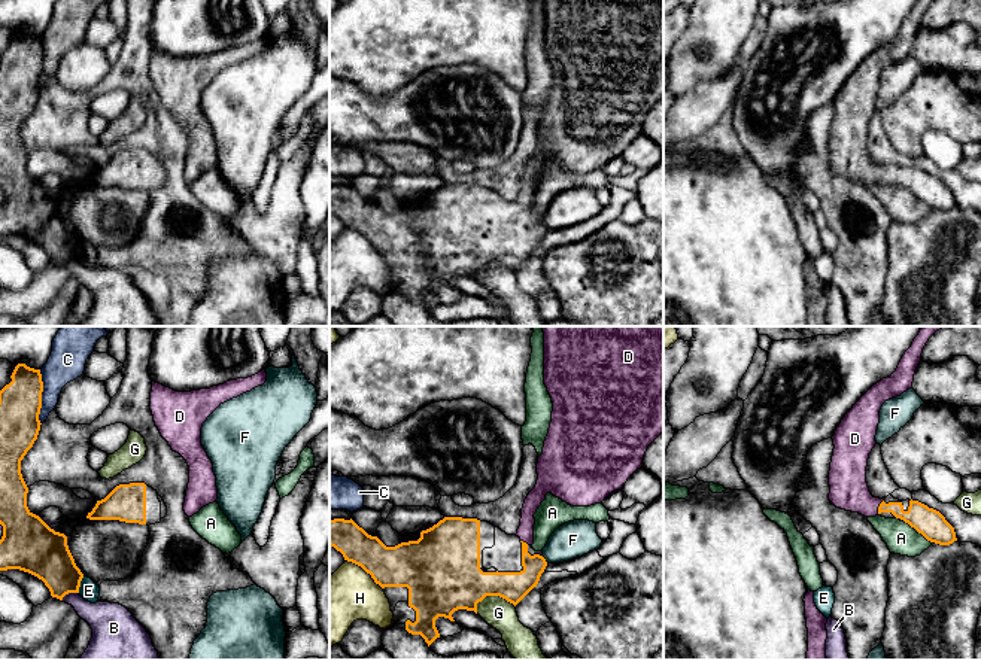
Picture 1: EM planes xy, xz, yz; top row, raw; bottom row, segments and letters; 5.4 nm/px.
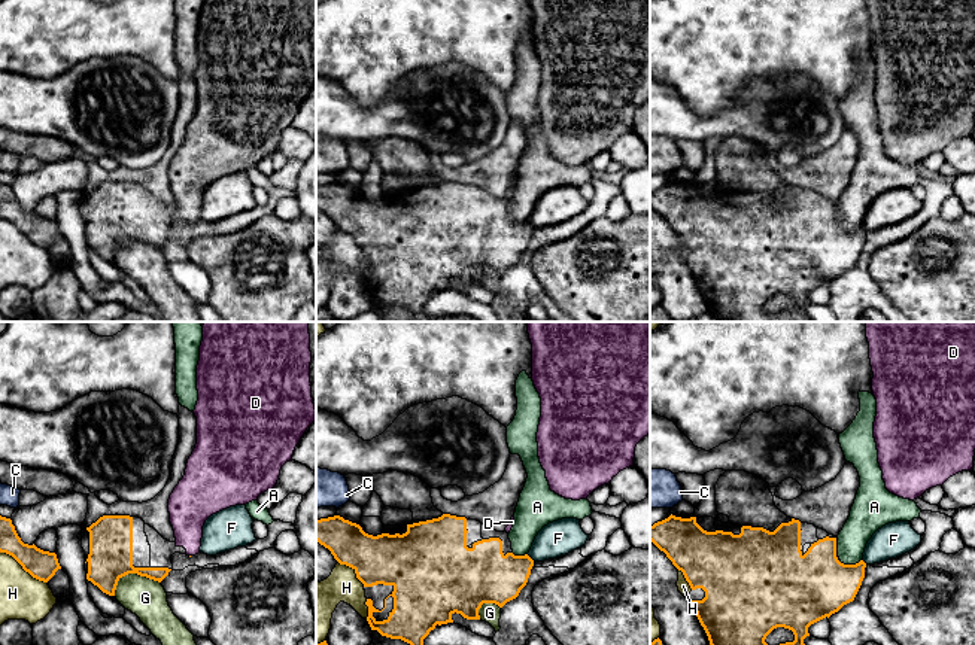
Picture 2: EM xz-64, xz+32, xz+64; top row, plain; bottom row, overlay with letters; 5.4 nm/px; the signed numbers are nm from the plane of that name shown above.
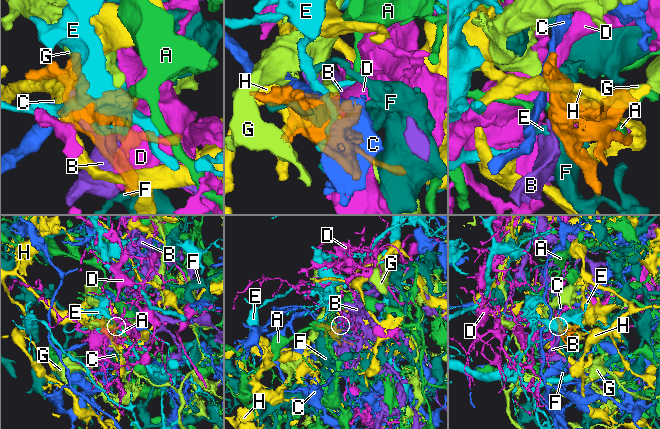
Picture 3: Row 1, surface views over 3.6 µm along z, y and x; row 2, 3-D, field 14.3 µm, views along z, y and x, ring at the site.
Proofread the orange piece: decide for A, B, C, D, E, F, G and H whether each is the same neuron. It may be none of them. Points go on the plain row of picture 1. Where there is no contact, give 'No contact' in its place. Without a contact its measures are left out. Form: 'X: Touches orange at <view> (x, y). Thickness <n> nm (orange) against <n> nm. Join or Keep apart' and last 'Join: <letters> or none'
A: Touches orange at yz (917, 197). Thickness 160 nm (orange) against 170 nm. Keep apart
B: Touches orange at xy (69, 258). Thickness 260 nm (orange) against 180 nm. Keep apart
C: Touches orange at xy (40, 63). Thickness 220 nm (orange) against 200 nm. Keep apart
D: Touches orange at yz (878, 173). Thickness 140 nm (orange) against 200 nm. Join
E: Touches orange at xy (79, 251). Thickness 260 nm (orange) against 100 nm. Keep apart
F: Touches orange at xz (544, 225). Thickness 160 nm (orange) against 200 nm. Keep apart
G: Touches orange at xz (491, 261). Thickness 360 nm (orange) against 160 nm. Keep apart
H: Touches orange at xz (366, 237). Thickness 240 nm (orange) against 300 nm. Keep apart
Join: D

